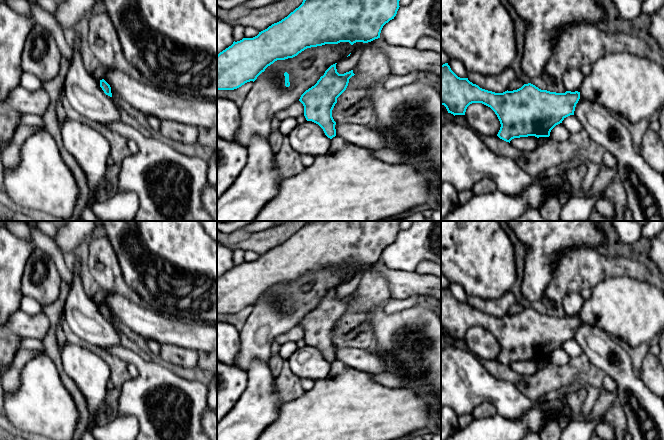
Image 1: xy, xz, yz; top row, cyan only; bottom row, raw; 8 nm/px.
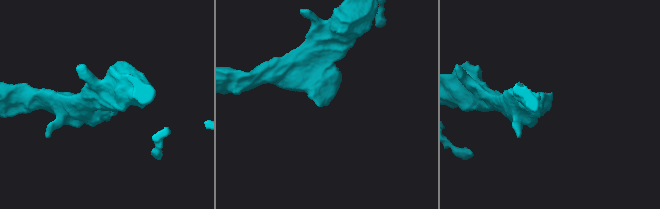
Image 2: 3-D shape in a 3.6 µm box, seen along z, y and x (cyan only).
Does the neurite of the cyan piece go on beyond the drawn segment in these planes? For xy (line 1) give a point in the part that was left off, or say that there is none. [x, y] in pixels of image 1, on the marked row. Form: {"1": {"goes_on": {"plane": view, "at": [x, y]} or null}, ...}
{"1": {"goes_on": null}}

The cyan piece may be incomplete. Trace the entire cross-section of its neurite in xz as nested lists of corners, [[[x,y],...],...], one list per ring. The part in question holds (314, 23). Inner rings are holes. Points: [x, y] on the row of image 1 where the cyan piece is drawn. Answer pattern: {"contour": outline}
{"contour": [[[303,0],[302,4],[281,21],[272,24],[253,38],[243,38],[217,55],[217,90],[234,90],[255,81],[265,69],[277,60],[293,58],[307,48],[325,44],[349,42],[368,43],[380,38],[383,26],[394,19],[400,0]]]}

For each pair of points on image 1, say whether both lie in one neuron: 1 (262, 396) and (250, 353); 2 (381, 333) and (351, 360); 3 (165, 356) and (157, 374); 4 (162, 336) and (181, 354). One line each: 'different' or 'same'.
1: different
2: different
3: different
4: different

